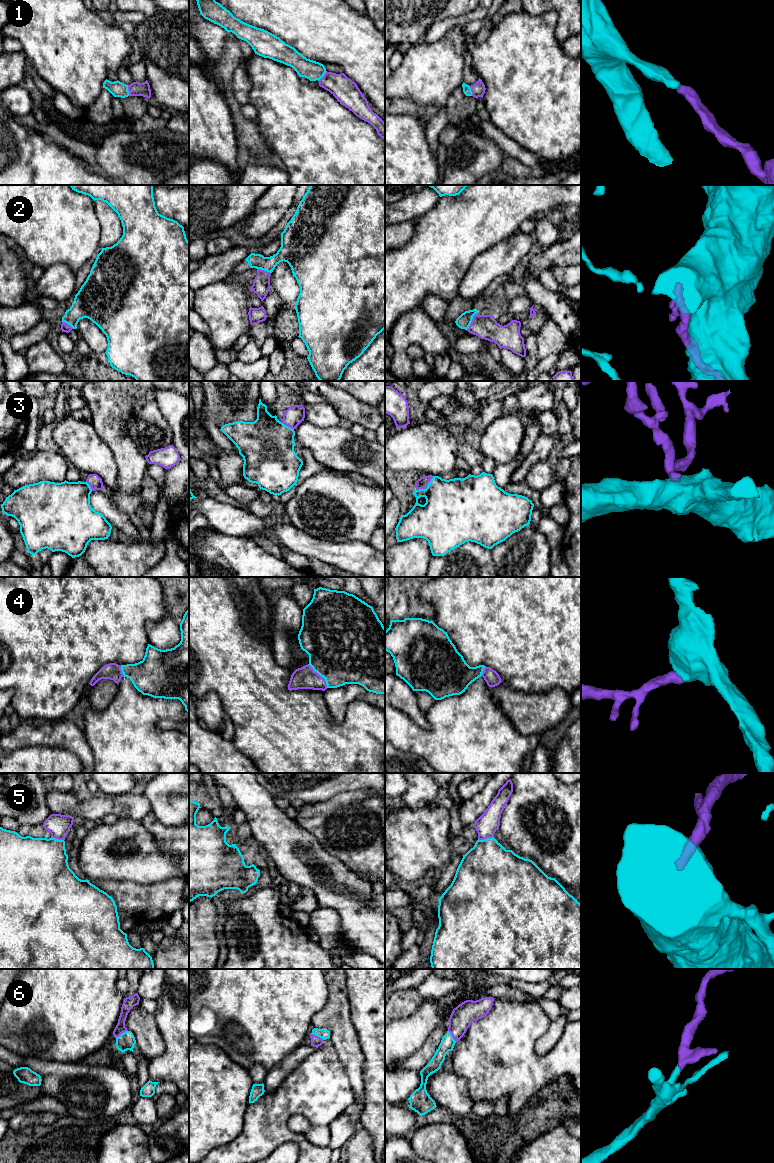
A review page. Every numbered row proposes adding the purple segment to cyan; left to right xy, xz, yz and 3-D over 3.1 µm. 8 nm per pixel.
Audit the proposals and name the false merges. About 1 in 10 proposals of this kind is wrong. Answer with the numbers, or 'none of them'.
none of them

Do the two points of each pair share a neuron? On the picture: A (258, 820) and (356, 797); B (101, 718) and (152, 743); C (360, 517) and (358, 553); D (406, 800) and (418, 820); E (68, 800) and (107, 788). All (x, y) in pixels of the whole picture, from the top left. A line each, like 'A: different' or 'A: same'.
A: different
B: same
C: different
D: different
E: different

